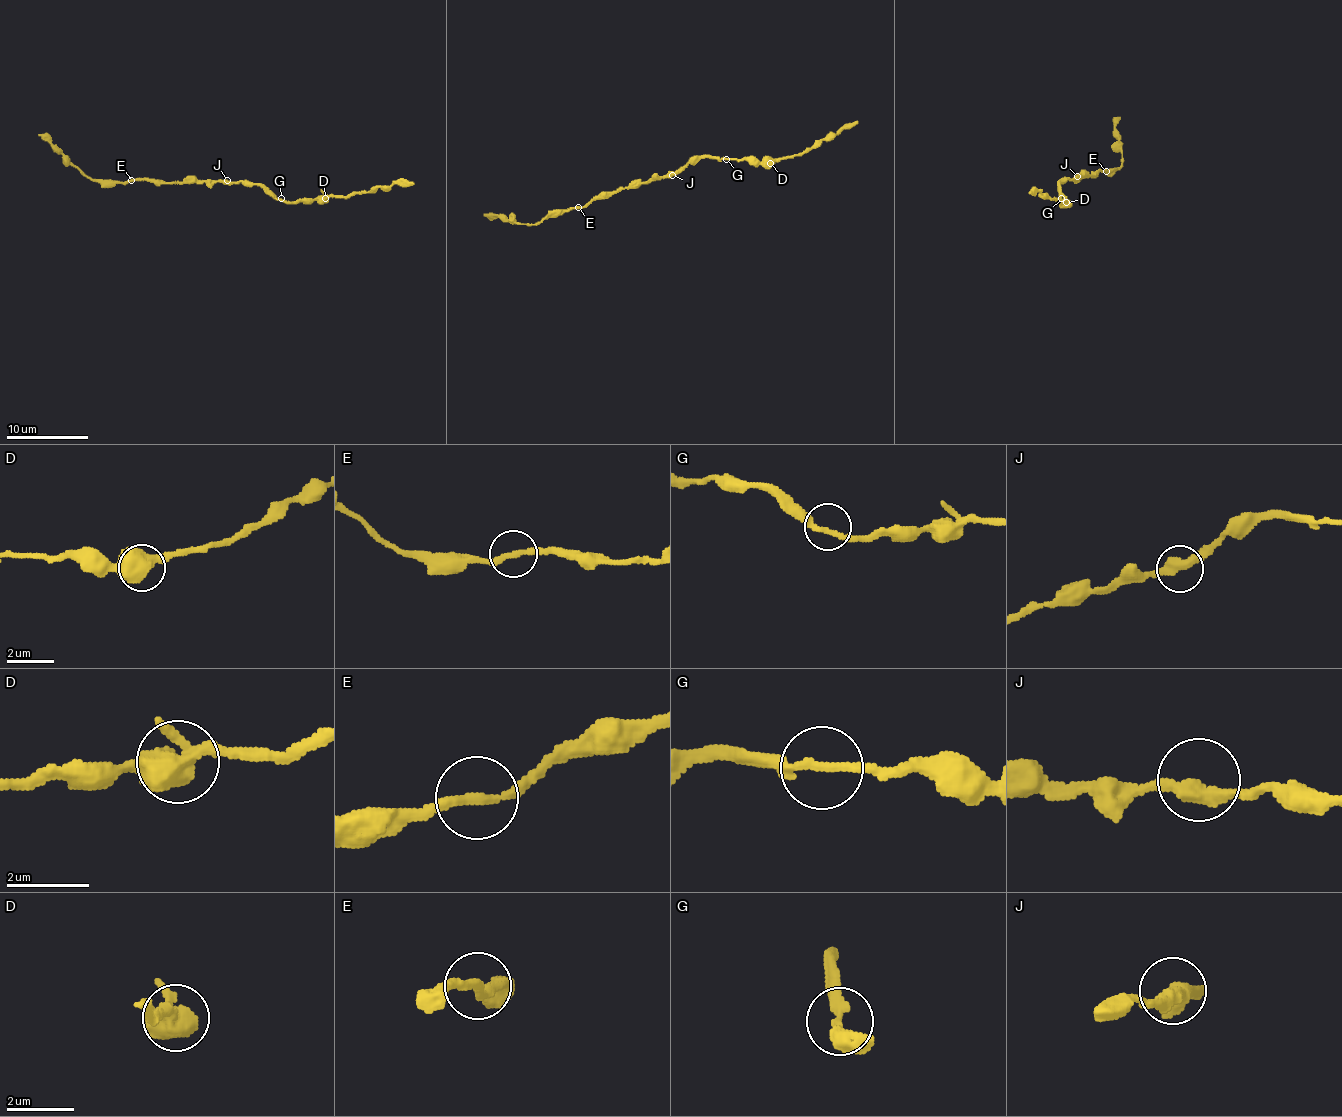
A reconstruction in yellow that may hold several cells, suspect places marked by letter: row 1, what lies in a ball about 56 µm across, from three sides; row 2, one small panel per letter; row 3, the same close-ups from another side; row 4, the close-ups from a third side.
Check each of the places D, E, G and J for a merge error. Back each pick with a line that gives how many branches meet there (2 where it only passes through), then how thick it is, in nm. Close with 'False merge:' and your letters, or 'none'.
False merge: none

